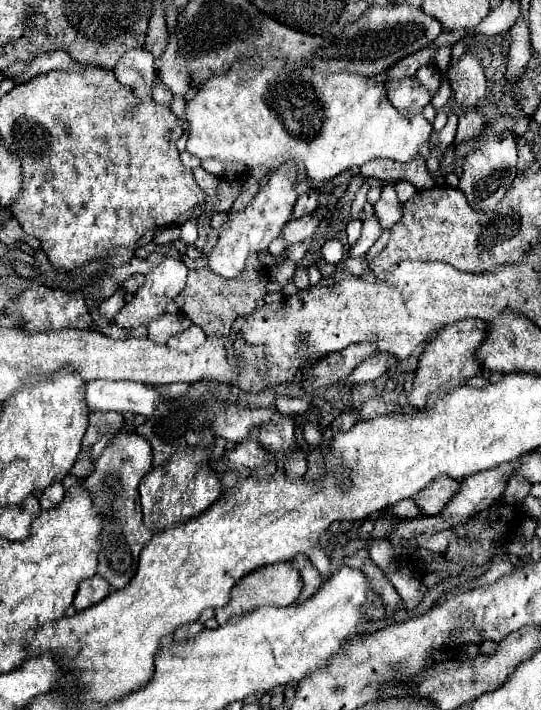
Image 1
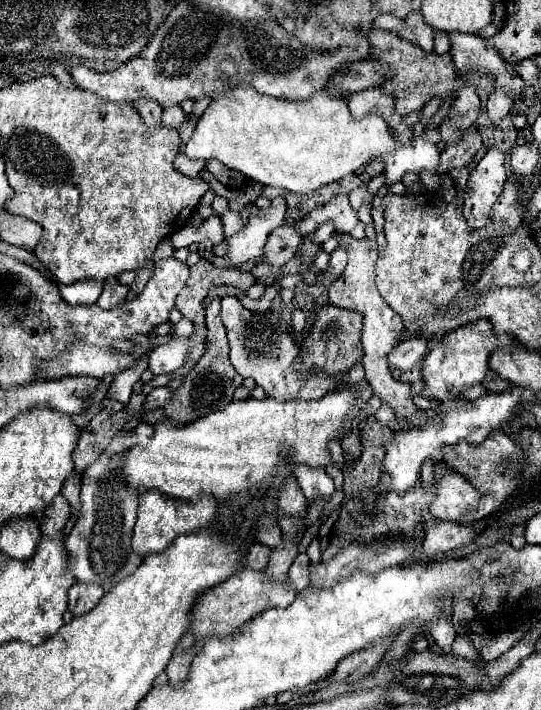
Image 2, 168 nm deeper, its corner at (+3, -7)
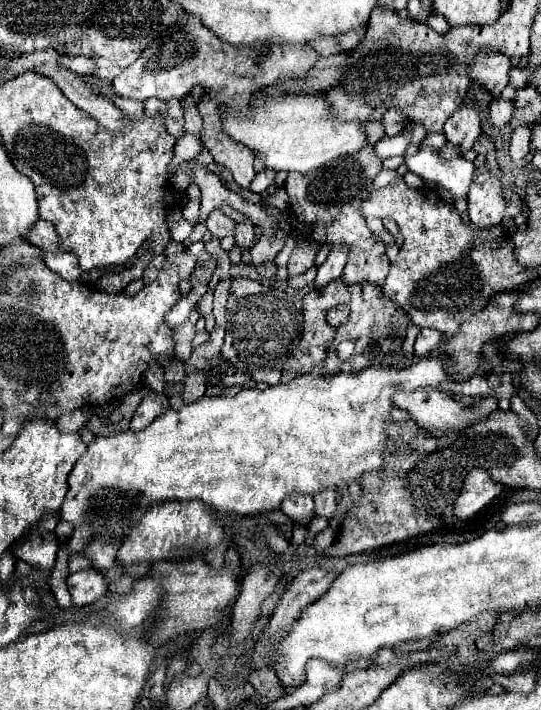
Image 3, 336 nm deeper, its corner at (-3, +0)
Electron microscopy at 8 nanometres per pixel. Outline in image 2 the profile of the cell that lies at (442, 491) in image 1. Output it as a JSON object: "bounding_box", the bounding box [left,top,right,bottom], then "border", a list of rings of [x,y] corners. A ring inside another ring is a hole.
{"bounding_box":[430,471,480,521],"border":[[[456,471],[444,475],[436,483],[436,497],[430,505],[430,515],[440,521],[456,521],[480,503],[480,493]]]}

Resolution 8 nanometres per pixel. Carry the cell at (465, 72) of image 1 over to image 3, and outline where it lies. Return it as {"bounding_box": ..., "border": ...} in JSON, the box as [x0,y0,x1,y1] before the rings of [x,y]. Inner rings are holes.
{"bounding_box":[444,103,481,154],"border":[[[464,103],[444,124],[444,136],[450,144],[460,146],[460,152],[466,154],[472,150],[472,144],[481,135],[479,112],[471,103]]]}

